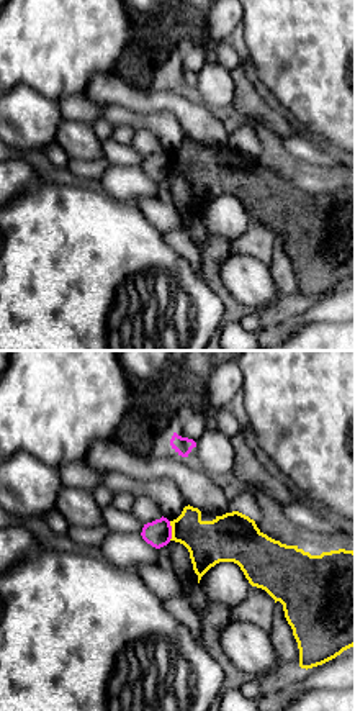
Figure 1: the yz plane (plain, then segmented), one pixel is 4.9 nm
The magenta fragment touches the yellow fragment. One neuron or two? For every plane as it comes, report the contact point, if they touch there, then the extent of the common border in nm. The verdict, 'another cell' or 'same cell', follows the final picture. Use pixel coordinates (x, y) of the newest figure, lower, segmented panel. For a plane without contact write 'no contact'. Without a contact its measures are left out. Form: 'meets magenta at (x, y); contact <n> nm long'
meets magenta at (170, 531); contact 100 nm long

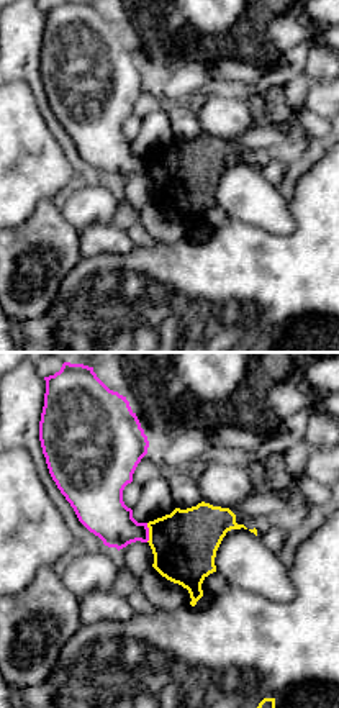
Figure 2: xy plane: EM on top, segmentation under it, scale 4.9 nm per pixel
meets magenta at (148, 533); contact 100 nm long

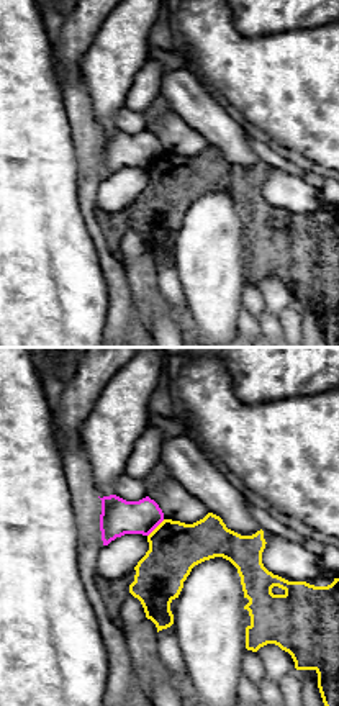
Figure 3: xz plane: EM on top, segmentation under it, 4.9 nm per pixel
meets magenta at (156, 526); contact 120 nm long

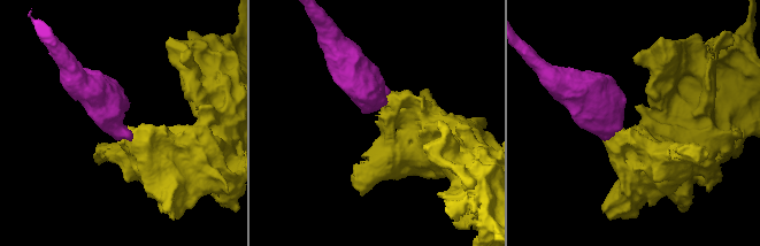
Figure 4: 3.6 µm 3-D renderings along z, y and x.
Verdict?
another cell

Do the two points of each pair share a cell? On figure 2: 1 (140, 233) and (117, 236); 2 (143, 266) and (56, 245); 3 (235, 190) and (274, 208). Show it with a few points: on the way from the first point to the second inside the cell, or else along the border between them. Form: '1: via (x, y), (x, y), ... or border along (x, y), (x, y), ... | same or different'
1: border along (123, 223), (135, 246) | different
2: border along (81, 258), (59, 282), (58, 290) | different
3: via (244, 194), (264, 207) | same

